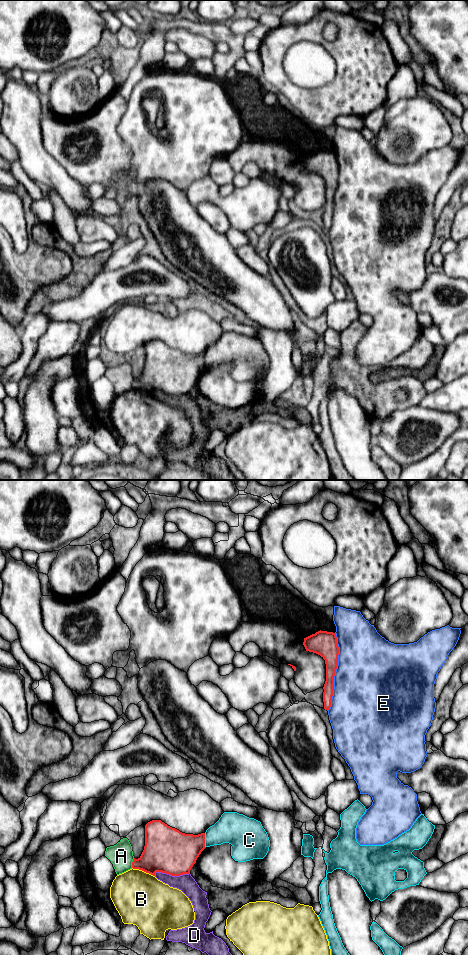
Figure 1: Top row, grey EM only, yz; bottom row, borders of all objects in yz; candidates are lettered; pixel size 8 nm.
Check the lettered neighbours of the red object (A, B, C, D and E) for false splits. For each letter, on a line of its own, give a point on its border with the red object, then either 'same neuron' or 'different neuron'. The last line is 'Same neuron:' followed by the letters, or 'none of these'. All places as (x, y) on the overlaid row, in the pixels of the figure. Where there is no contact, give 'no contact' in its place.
A: contact yz (132, 863); different neuron
B: contact yz (143, 870); different neuron
C: contact yz (204, 840); different neuron
D: contact yz (171, 874); different neuron
E: contact yz (335, 671); different neuron
Same neuron: none of these

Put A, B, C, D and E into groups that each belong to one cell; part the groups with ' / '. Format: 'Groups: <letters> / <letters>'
Groups: A / B / C / D / E

